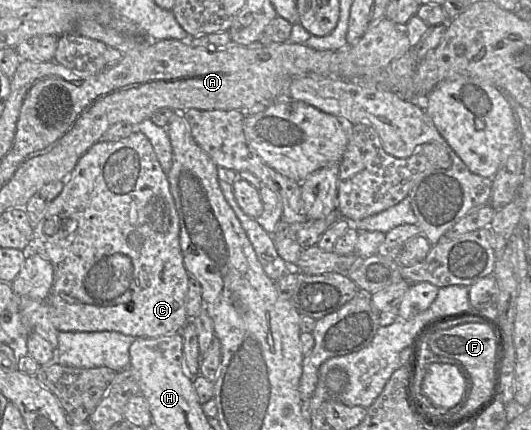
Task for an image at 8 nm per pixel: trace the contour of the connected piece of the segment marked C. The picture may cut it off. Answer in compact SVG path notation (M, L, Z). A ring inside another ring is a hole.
M135 130L129 137L117 141L100 140L95 143L78 161L75 168L64 182L62 192L48 203L41 220L34 225L31 251L48 260L54 269L54 279L51 293L47 299L49 318L60 332L80 331L116 331L136 338L150 338L168 336L181 333L190 321L186 311L186 298L190 275L185 269L180 247L180 222L175 202L170 191L168 173L160 166L149 139L139 130ZM61 219L61 227L54 235L46 235L44 224L47 220Z

